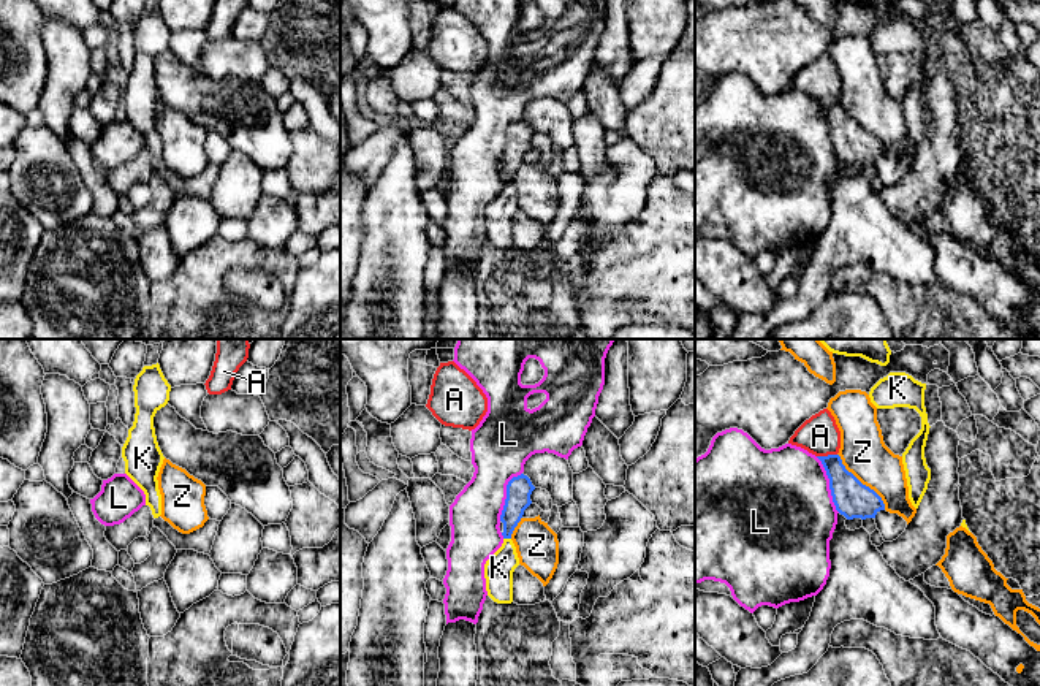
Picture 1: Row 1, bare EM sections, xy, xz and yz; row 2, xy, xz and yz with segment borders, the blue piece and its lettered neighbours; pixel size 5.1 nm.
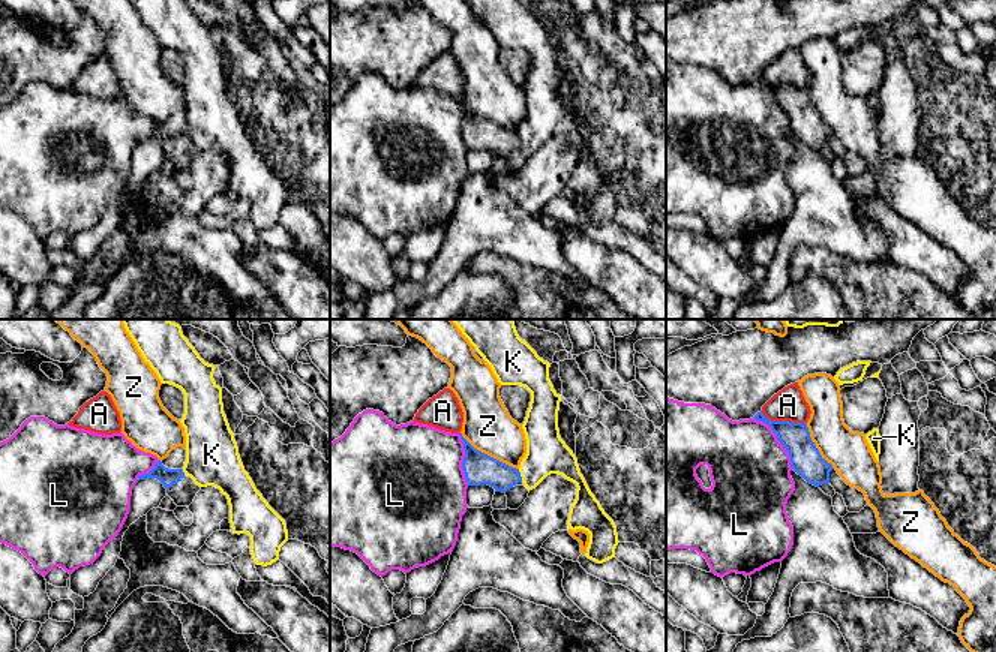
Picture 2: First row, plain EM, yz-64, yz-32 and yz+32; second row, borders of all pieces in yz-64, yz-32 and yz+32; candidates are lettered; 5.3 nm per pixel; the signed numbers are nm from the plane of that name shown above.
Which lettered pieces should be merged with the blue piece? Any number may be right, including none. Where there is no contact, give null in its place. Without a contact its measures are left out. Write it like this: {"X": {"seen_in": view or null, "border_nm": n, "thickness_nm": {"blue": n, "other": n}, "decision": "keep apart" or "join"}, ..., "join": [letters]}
{"A": {"seen_in": "yz", "border_nm": 110, "thickness_nm": {"blue": 180, "other": 200}, "decision": "keep apart"}, "K": {"seen_in": "xz", "border_nm": 40, "thickness_nm": {"blue": 130, "other": 150}, "decision": "join"}, "L": {"seen_in": "yz", "border_nm": 320, "thickness_nm": {"blue": 190, "other": 480}, "decision": "keep apart"}, "Z": {"seen_in": "yz", "border_nm": 380, "thickness_nm": {"blue": 190, "other": 240}, "decision": "keep apart"}, "join": ["K"]}

